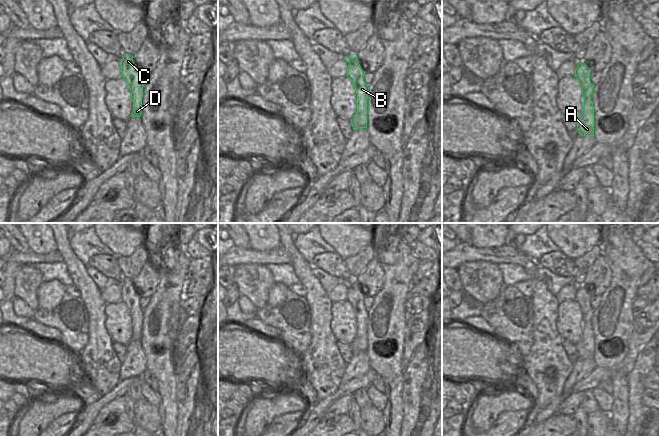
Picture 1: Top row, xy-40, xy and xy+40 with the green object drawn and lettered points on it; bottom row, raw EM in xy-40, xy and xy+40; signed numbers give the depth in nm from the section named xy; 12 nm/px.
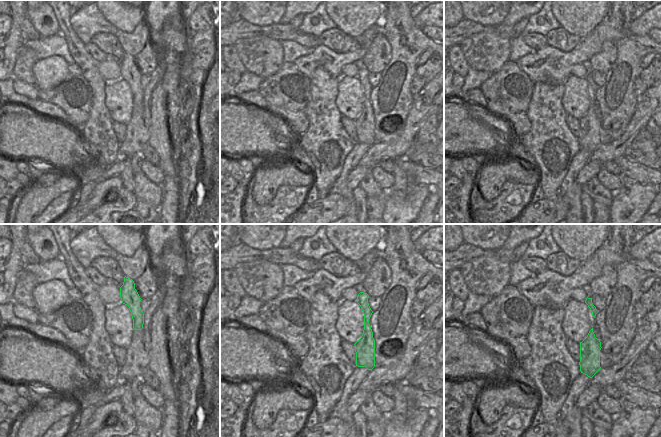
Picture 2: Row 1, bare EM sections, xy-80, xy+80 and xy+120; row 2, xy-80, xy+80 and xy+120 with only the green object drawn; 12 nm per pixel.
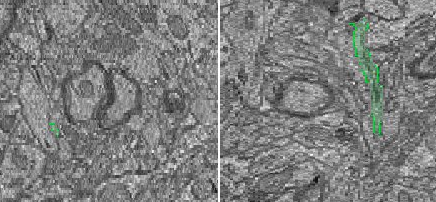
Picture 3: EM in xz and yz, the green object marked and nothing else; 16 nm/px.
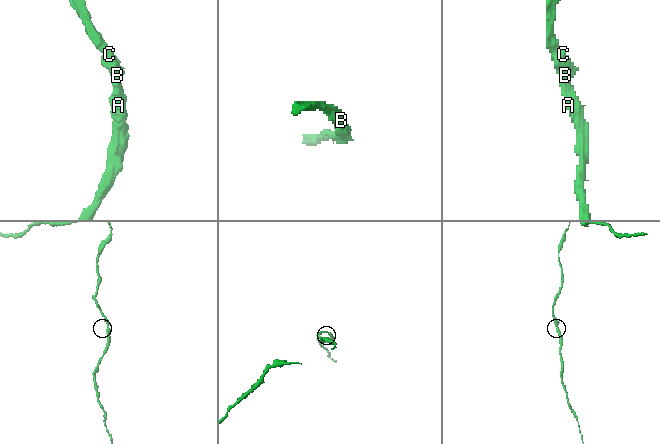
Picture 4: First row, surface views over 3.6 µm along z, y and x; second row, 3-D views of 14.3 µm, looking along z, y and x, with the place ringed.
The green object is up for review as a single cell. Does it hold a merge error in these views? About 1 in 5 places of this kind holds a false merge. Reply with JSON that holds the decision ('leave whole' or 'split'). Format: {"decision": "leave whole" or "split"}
{"decision": "leave whole"}

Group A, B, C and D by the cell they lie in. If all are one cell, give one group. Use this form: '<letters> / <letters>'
A B C D

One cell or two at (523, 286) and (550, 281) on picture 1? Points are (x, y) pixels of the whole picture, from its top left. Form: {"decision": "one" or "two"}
{"decision": "one"}

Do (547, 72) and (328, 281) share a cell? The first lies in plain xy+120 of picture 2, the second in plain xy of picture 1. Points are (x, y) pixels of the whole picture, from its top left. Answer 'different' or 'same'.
same

